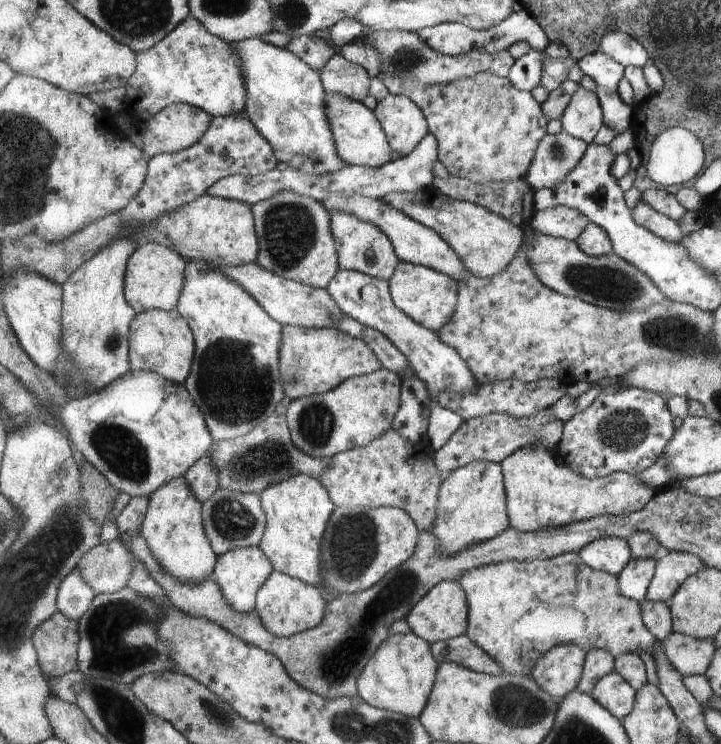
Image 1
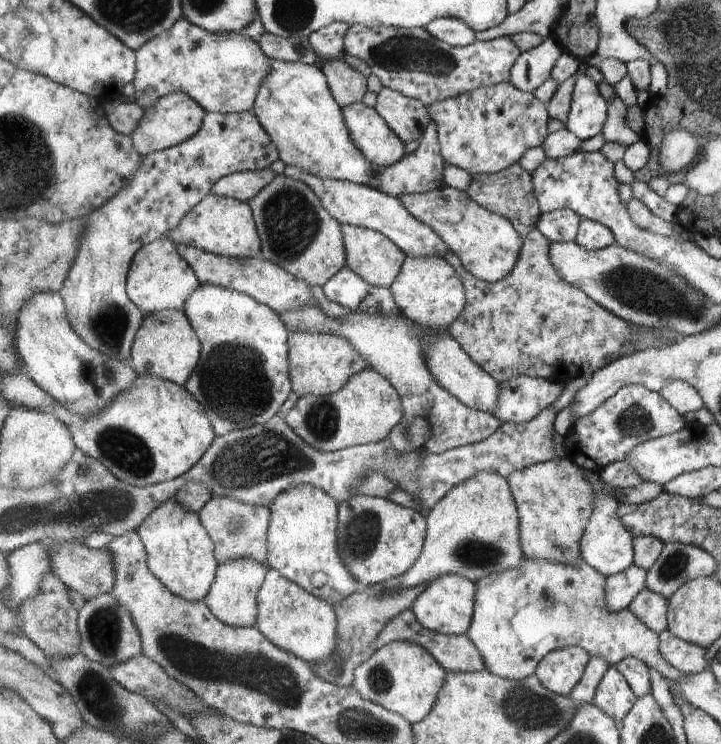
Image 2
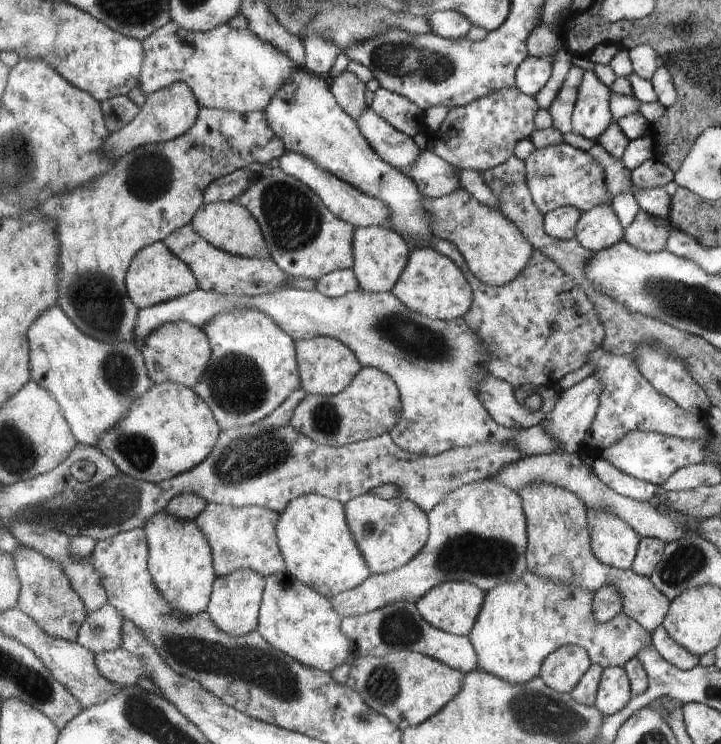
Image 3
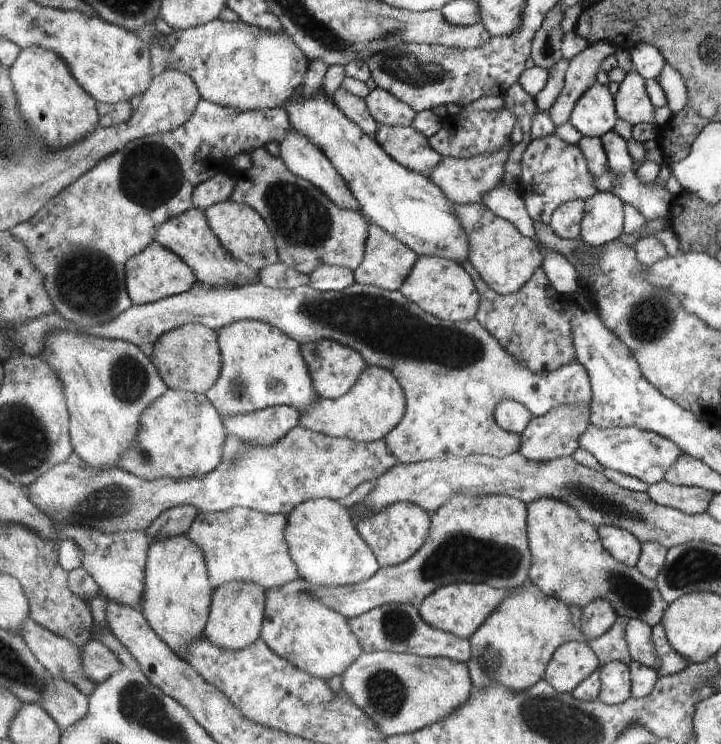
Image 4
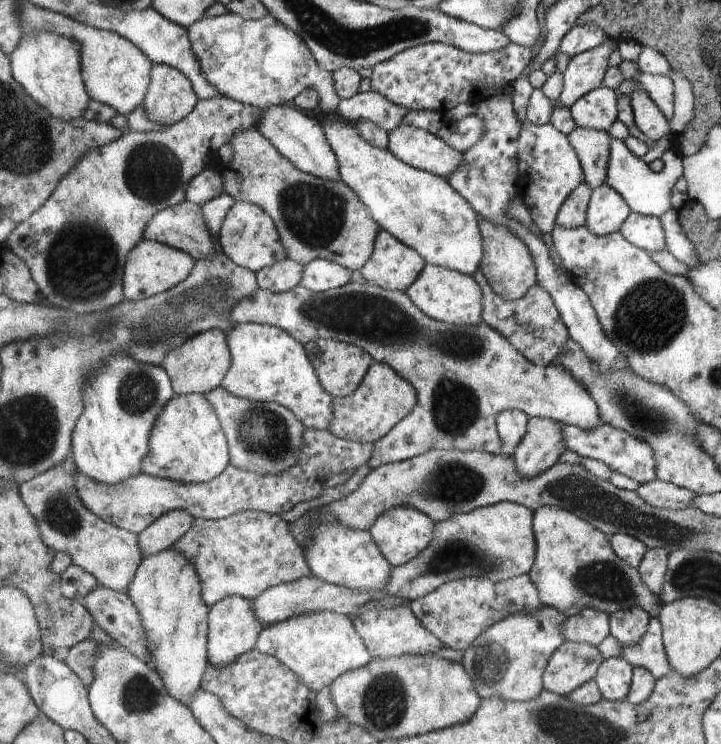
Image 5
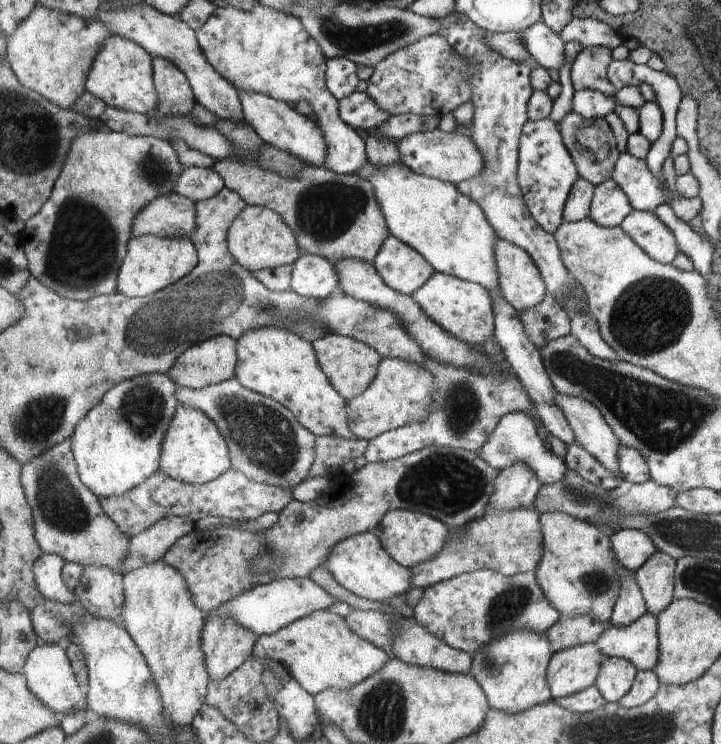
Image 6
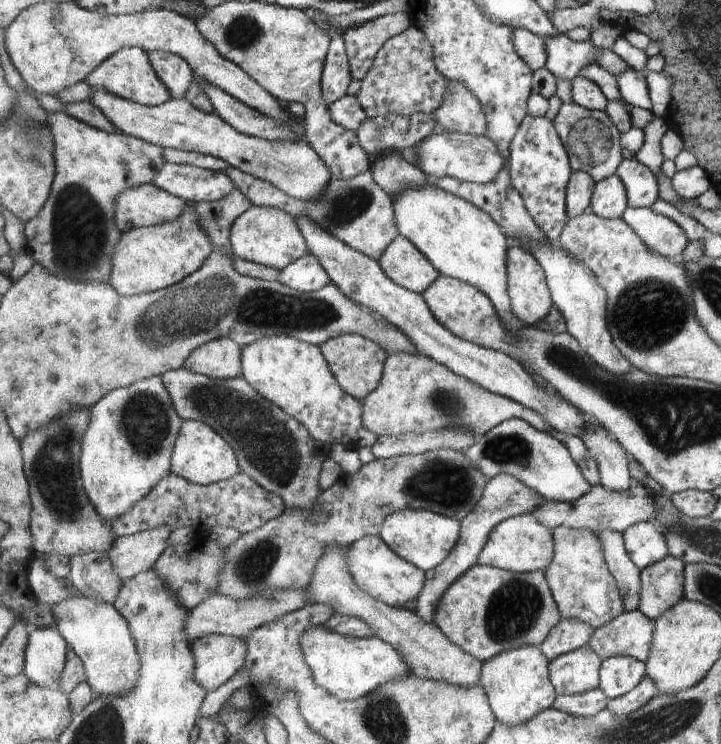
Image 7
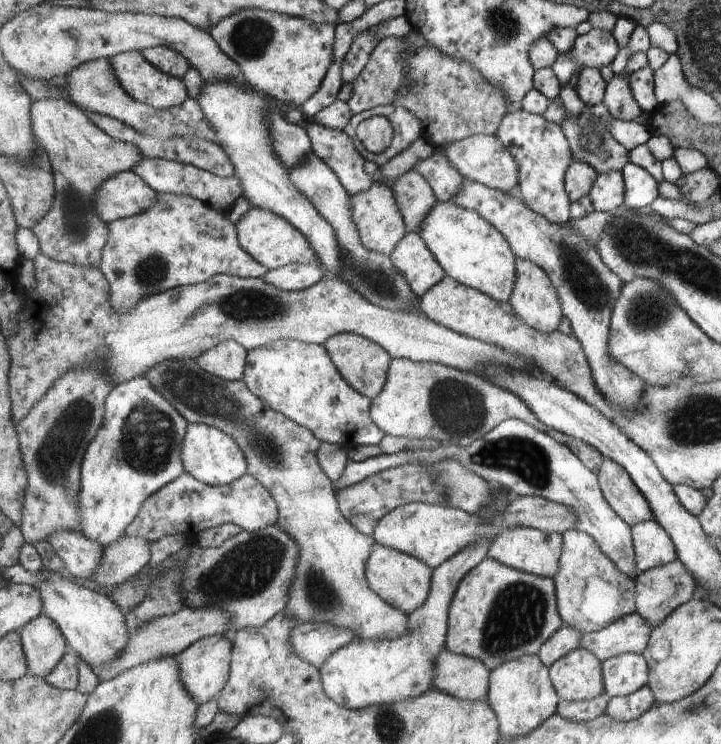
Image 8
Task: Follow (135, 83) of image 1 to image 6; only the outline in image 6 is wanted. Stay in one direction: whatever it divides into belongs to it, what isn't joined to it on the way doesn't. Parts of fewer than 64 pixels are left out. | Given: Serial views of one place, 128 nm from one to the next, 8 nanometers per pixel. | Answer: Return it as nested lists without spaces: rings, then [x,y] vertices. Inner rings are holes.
[[[263,4],[251,12],[235,7],[217,7],[207,24],[196,31],[196,35],[209,64],[237,89],[255,91],[292,105],[299,100],[306,100],[311,103],[314,119],[325,133],[328,144],[328,160],[325,168],[342,175],[353,175],[365,163],[369,162],[365,135],[349,126],[349,123],[341,118],[340,101],[329,90],[326,82],[328,59],[323,54],[319,43],[311,38],[308,31],[305,30],[299,18],[285,11],[266,7]]]

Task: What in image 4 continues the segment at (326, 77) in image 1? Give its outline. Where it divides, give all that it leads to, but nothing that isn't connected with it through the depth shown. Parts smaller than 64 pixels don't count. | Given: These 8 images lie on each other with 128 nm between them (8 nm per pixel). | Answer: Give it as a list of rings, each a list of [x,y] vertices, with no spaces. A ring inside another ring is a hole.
[[[341,88],[332,98],[333,102],[349,119],[352,119],[365,134],[377,138],[379,124],[369,111],[365,99],[349,94],[345,88]]]

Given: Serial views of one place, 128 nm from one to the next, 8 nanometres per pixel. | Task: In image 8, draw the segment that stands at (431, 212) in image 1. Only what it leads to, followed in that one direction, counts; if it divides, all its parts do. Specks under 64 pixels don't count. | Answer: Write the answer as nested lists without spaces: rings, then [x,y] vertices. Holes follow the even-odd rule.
[[[517,257],[517,284],[515,284],[510,302],[511,306],[515,308],[515,312],[525,320],[525,323],[543,332],[543,334],[557,332],[559,324],[561,324],[561,318],[565,317],[561,298],[557,294],[557,288],[553,286],[553,280],[549,278],[549,274],[536,263],[519,257]]]

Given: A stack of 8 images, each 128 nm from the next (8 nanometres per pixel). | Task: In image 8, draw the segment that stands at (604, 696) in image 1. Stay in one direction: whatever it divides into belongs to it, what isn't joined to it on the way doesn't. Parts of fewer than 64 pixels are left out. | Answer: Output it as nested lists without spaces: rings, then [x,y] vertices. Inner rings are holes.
[[[624,653],[604,662],[606,694],[628,696],[648,683],[648,664],[641,654]]]

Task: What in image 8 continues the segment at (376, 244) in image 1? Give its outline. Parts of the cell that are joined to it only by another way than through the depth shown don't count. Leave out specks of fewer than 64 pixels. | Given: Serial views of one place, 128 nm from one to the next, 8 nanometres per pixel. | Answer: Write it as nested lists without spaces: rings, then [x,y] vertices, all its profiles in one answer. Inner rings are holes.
[[[408,233],[389,258],[403,278],[410,280],[415,294],[421,298],[448,276],[417,233]]]

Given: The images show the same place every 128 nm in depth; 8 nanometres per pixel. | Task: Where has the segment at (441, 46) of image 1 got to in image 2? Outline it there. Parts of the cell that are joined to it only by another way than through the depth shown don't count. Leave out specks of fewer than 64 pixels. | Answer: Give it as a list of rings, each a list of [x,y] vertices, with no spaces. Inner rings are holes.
[[[441,17],[430,22],[426,29],[435,38],[454,47],[466,47],[478,40],[476,31],[461,19]]]

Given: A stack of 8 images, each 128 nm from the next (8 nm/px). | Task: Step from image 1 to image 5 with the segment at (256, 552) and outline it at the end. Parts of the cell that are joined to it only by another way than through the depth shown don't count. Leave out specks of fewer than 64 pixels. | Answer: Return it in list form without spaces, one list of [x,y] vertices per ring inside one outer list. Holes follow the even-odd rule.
[[[235,596],[224,598],[210,608],[208,614],[208,653],[209,660],[217,666],[227,666],[242,654],[256,648],[264,624],[260,621],[254,602],[251,599]]]

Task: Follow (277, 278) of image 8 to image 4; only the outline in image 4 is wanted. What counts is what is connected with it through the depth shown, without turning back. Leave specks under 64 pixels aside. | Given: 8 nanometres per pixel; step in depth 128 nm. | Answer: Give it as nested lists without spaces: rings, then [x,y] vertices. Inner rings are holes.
[[[322,263],[309,274],[309,286],[320,292],[340,292],[356,284],[353,270]]]

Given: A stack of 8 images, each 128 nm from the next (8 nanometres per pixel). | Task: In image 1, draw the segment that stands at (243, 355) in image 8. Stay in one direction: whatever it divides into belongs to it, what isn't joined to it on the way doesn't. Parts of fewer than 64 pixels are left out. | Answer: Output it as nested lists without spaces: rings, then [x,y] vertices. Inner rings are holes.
[[[150,310],[138,313],[130,330],[130,365],[133,371],[153,371],[170,381],[182,385],[186,383],[196,356],[196,338],[179,311]]]

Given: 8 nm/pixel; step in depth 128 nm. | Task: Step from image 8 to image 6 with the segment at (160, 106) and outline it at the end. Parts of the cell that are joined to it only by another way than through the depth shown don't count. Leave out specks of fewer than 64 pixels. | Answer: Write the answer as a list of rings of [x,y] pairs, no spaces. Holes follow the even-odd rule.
[[[113,35],[98,50],[86,80],[86,90],[103,99],[109,107],[120,108],[142,115],[155,110],[158,103],[154,85],[154,64],[148,50],[125,37]]]

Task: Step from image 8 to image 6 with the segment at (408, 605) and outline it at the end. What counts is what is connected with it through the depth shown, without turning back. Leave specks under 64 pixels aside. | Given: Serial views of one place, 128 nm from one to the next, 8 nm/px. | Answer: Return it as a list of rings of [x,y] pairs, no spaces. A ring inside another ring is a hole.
[[[371,532],[356,534],[338,542],[332,553],[326,558],[323,564],[336,581],[356,594],[362,599],[385,602],[391,600],[393,596],[399,596],[403,592],[408,592],[411,573],[408,568],[401,566],[383,547],[380,538]]]

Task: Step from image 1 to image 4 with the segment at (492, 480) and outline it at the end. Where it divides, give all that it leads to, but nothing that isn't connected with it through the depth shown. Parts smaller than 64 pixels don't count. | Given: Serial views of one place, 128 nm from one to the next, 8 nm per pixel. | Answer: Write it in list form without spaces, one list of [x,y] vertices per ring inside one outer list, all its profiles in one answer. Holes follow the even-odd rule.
[[[461,494],[431,516],[432,529],[428,542],[410,561],[400,566],[381,568],[370,580],[350,586],[320,586],[307,581],[305,592],[311,592],[321,604],[351,620],[387,604],[411,604],[419,609],[433,592],[454,583],[484,583],[496,590],[513,590],[530,581],[533,556],[528,530],[529,512],[528,506],[521,500],[501,495],[467,498]]]

